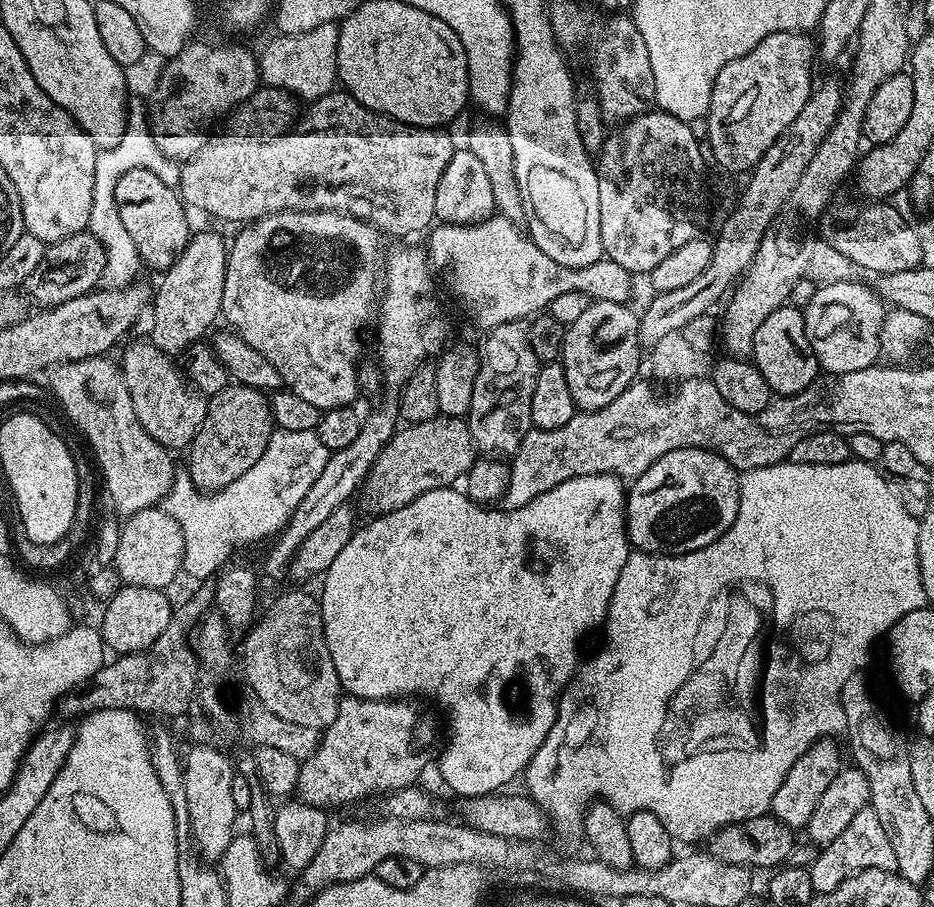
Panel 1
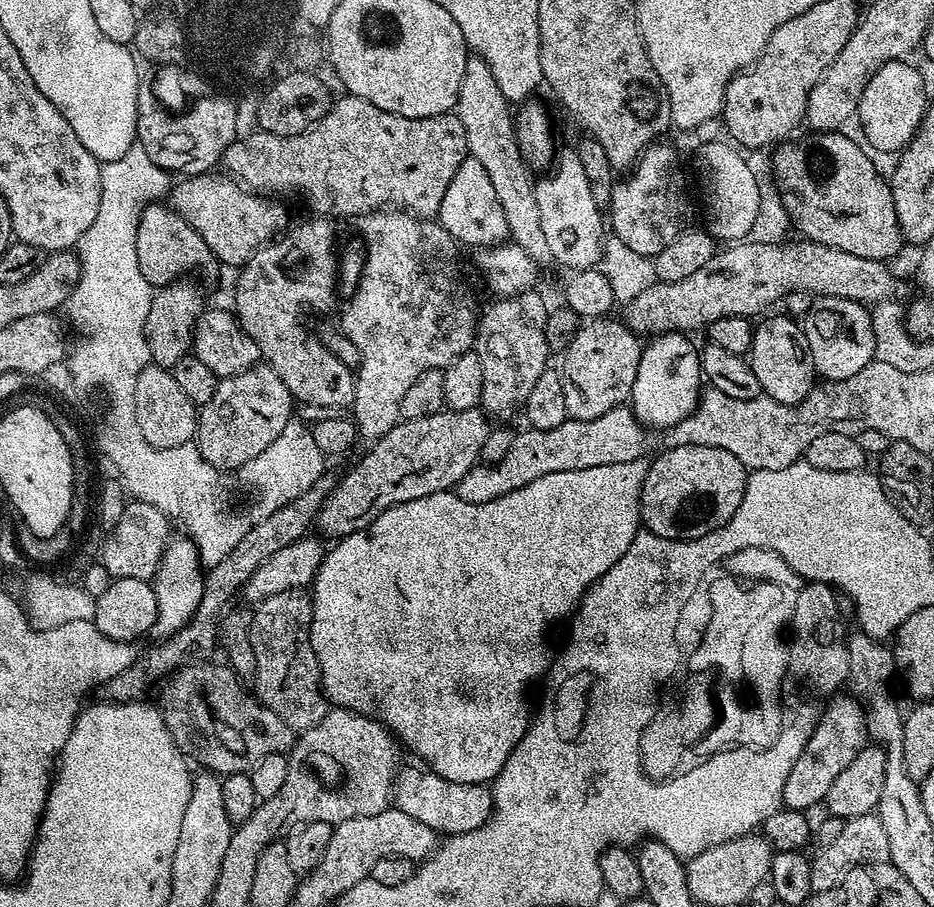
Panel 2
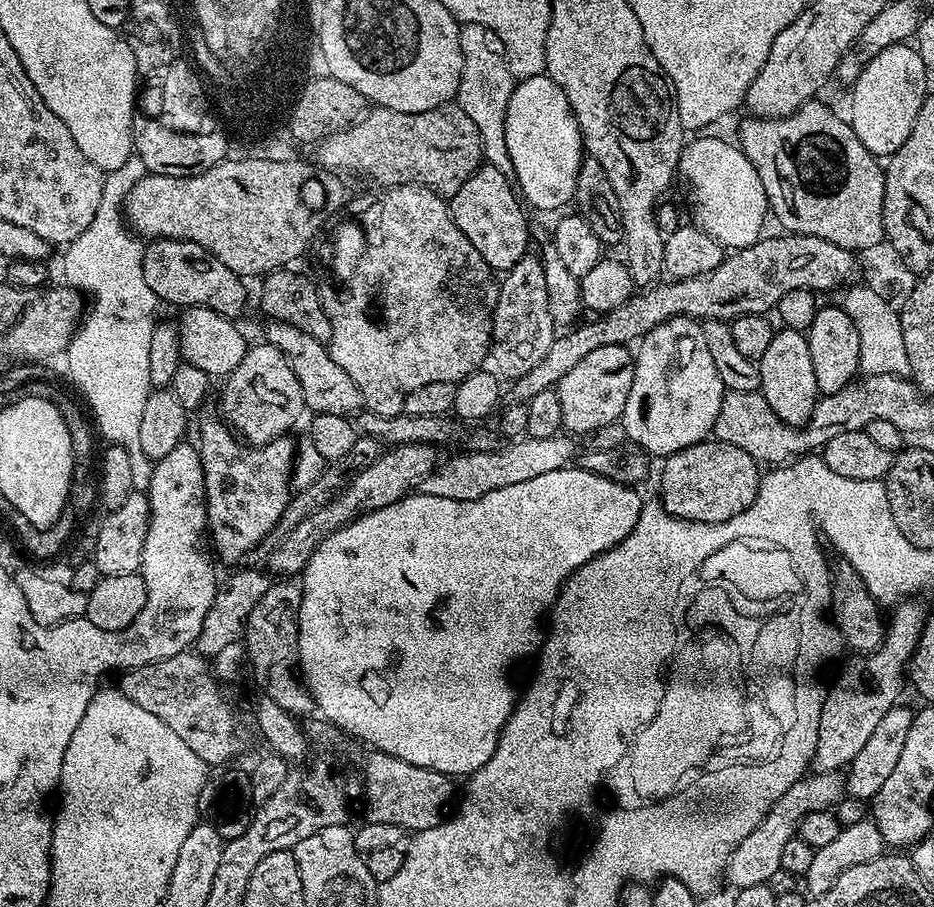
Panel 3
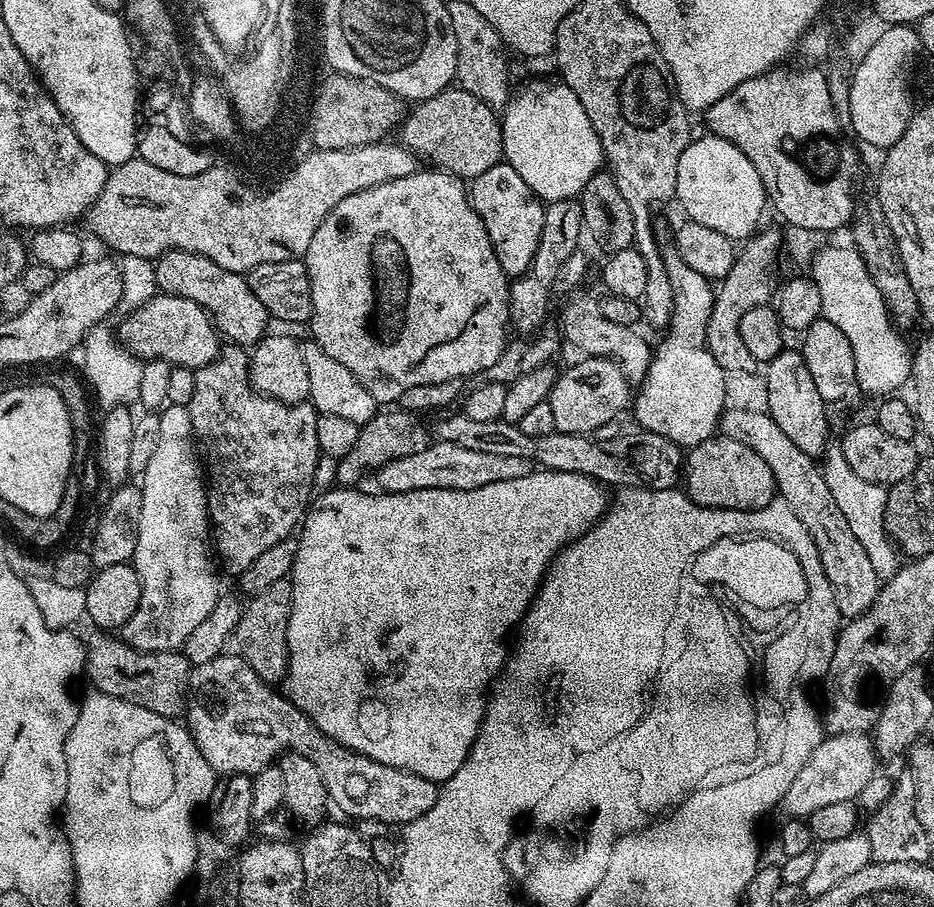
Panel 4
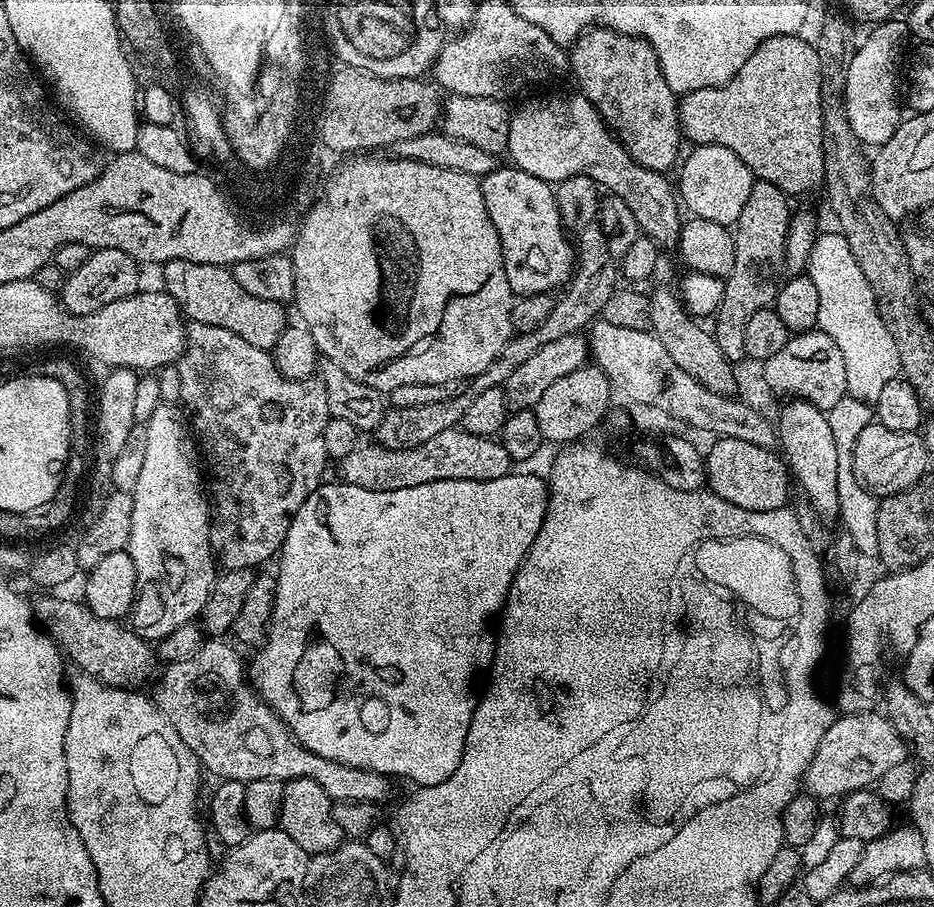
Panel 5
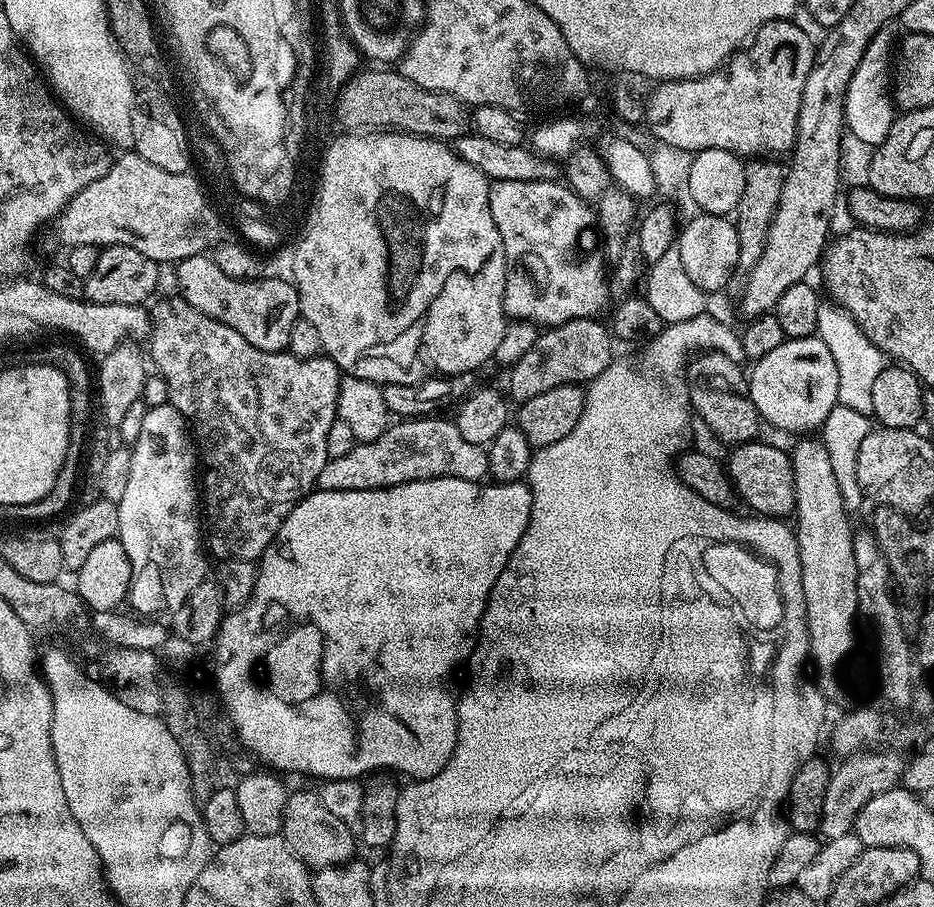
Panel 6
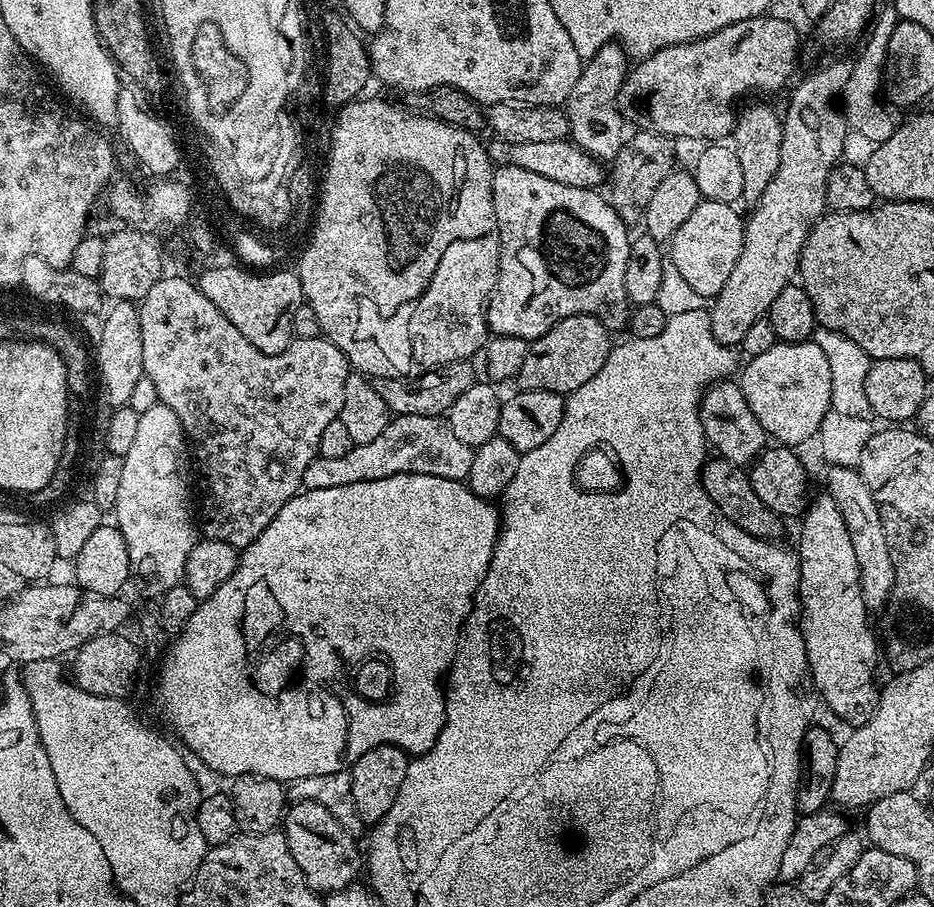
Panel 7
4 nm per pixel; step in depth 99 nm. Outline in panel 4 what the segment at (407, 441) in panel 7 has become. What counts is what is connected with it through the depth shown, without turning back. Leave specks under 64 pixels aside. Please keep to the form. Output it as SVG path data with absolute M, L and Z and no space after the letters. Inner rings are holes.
M436 440L418 454L406 454L394 462L386 462L374 474L375 487L380 492L409 492L427 488L457 488L478 490L478 486L490 486L490 482L510 482L510 478L522 478L530 471L529 461L509 458L507 454L486 454L486 450L466 450L454 446L454 442Z

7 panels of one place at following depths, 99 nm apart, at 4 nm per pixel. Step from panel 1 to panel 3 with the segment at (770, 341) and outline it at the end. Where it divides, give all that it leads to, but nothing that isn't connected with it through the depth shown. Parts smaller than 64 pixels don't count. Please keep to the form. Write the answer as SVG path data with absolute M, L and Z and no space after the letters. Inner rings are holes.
M781 327L773 331L770 347L758 361L760 369L760 387L758 391L764 395L770 410L782 418L784 424L795 428L803 428L816 410L816 401L821 395L818 382L814 378L814 362L810 362L810 346L807 335Z

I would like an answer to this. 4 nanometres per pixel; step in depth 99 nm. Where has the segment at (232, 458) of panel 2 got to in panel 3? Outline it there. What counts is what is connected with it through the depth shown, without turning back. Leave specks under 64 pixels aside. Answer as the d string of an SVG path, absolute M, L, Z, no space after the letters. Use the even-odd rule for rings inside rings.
M253 343L242 362L223 381L220 408L225 420L247 443L268 444L285 435L306 412L301 382L276 344Z

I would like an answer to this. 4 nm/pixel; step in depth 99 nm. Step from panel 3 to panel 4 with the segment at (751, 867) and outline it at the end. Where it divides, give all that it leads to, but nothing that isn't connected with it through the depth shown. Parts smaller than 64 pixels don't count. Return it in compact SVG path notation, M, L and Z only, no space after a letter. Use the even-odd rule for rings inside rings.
M862 732L825 735L818 750L814 750L814 754L810 754L810 759L806 761L806 766L802 766L798 778L794 778L790 790L786 790L786 794L780 799L779 811L784 811L783 815L788 818L807 818L814 810L832 802L855 801L866 782L877 774L876 764L878 765L876 745L873 744L871 735Z

